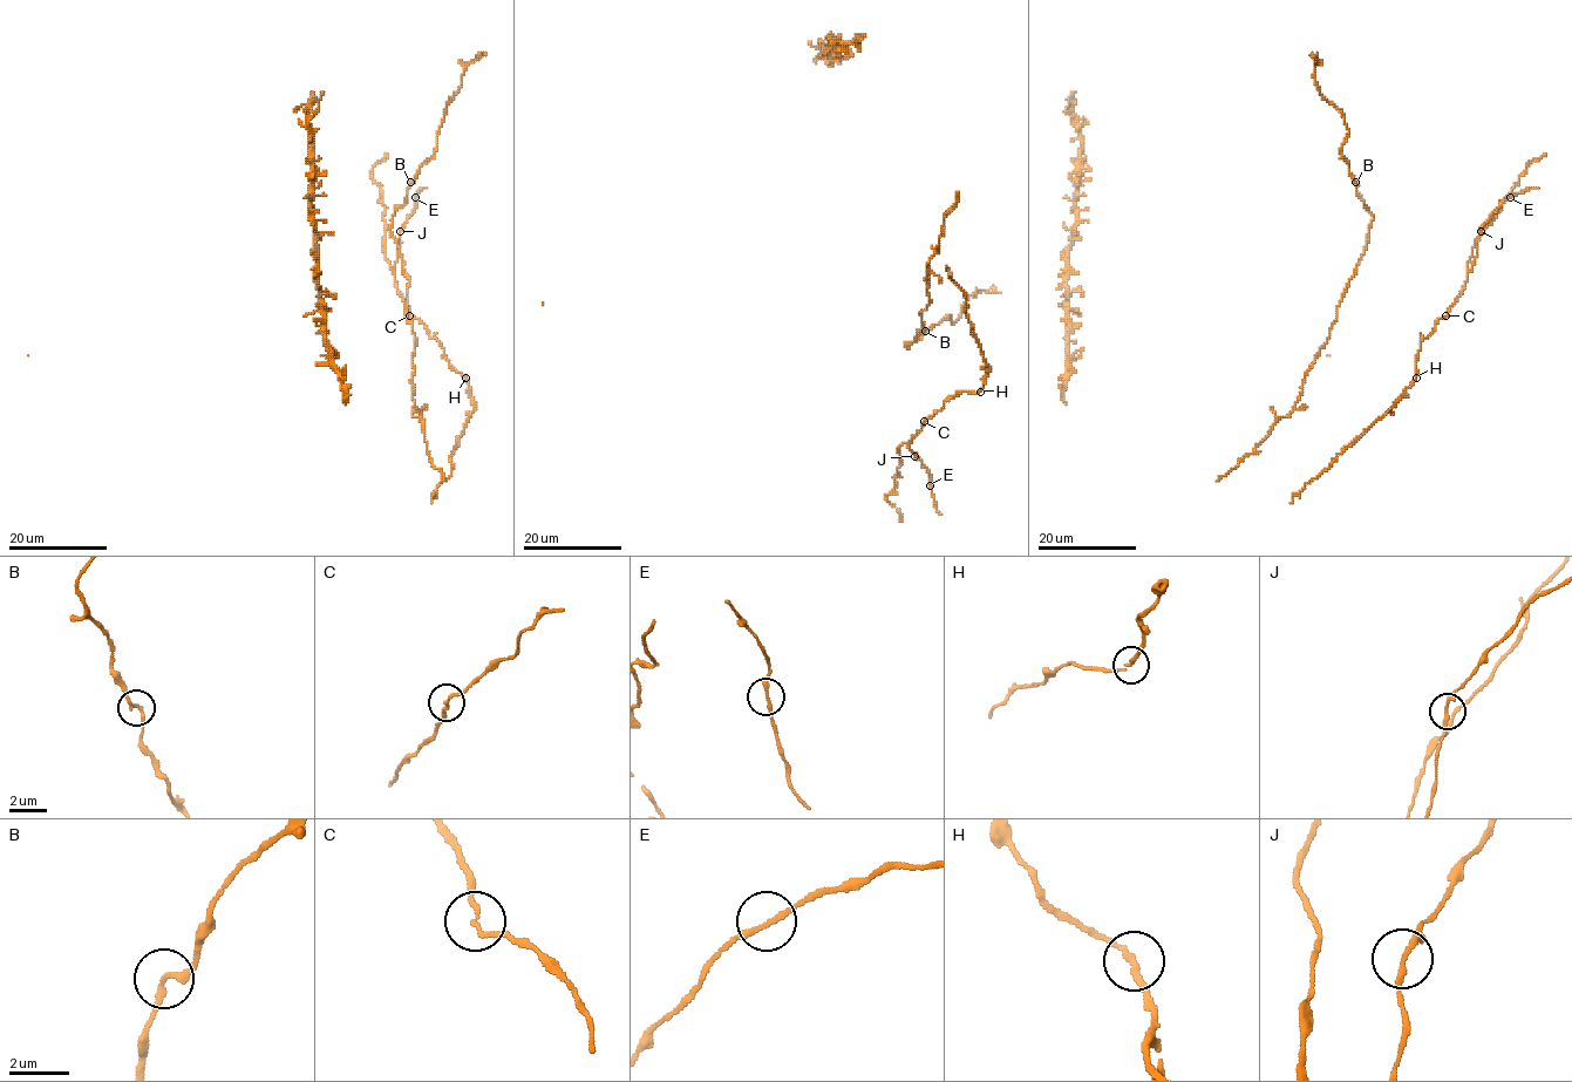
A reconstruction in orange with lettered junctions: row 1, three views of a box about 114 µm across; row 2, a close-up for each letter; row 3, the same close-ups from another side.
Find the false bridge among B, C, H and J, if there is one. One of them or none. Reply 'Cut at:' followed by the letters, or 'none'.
Cut at: none

